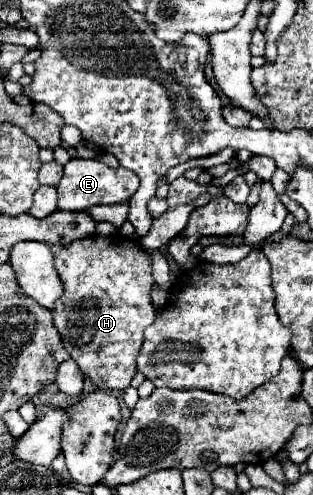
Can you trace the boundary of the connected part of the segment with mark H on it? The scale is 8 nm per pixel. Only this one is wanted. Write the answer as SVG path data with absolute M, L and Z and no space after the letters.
M94 235L94 237L88 237L88 239L80 239L80 241L74 241L70 243L66 249L62 249L56 257L54 257L54 267L58 271L58 277L64 285L64 295L56 301L56 307L52 309L52 321L62 337L62 343L64 343L64 349L70 353L70 357L76 361L76 365L80 367L80 371L84 375L90 375L90 381L94 385L98 385L100 389L126 389L130 387L130 381L132 377L136 375L136 357L140 353L140 347L142 347L142 341L144 341L144 329L156 319L156 309L150 301L150 291L152 291L152 285L154 285L154 279L152 279L152 263L148 259L148 253L130 237L122 237L122 235L112 235L110 239L108 237L100 237L100 235Z

